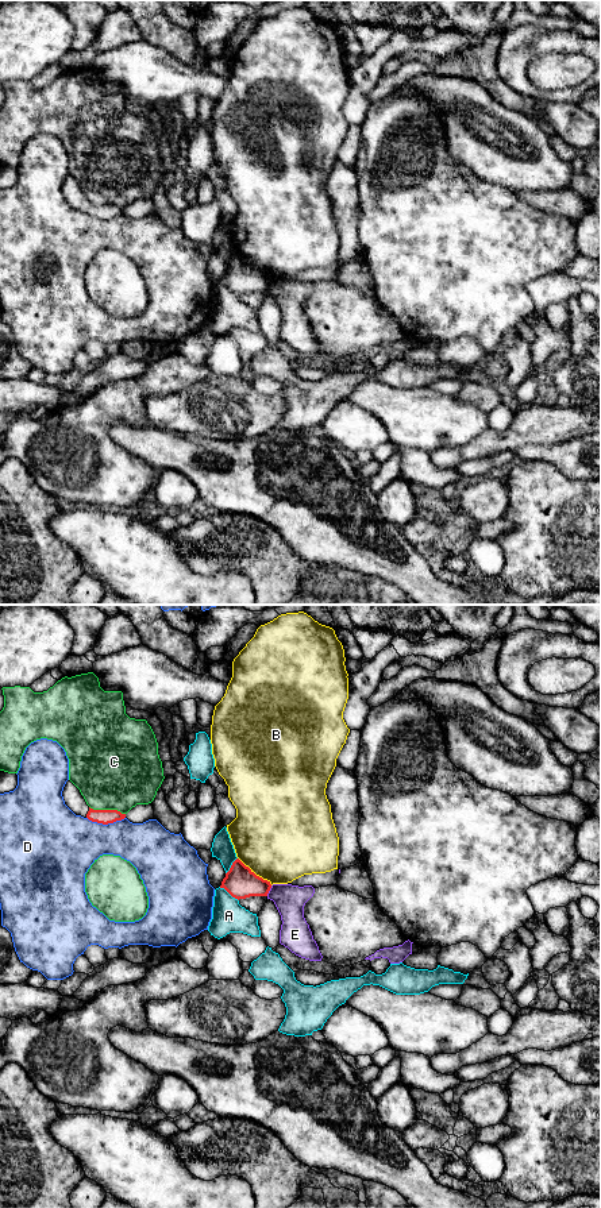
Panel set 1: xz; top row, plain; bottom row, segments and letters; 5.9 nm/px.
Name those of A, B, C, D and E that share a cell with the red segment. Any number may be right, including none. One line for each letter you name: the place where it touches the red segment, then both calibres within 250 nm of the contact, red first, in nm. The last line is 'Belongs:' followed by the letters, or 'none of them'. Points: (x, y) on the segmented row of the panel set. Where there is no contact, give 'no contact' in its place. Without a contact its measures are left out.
Belongs: none of them

